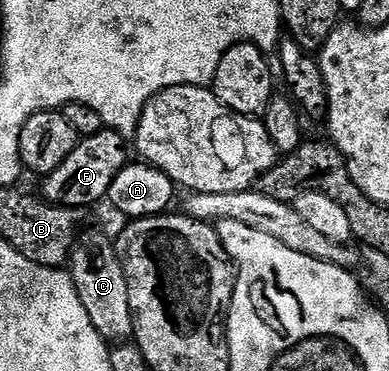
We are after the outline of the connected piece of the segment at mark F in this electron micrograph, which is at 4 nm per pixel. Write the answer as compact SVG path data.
M105 128L98 131L98 135L90 135L76 144L74 151L58 171L47 174L43 178L44 193L43 200L49 205L59 205L66 209L79 209L89 207L95 201L103 202L110 191L110 183L118 171L126 164L124 157L124 145L126 139L115 129Z

